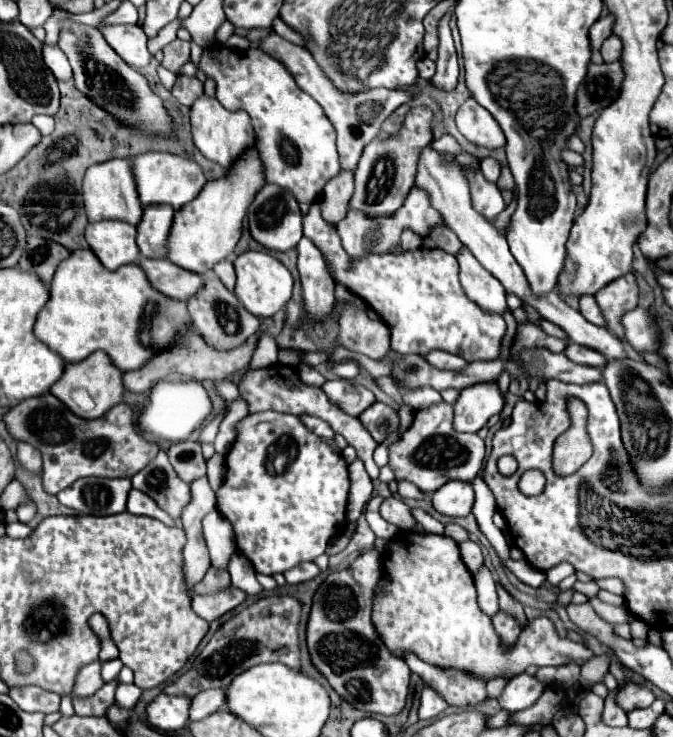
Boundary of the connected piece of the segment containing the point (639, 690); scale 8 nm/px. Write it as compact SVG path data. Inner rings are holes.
M630 682L630 684L618 694L618 704L620 704L626 712L632 712L632 710L636 710L636 708L648 708L654 700L656 700L654 692L652 692L648 686L642 686L642 684L636 684L636 682Z

